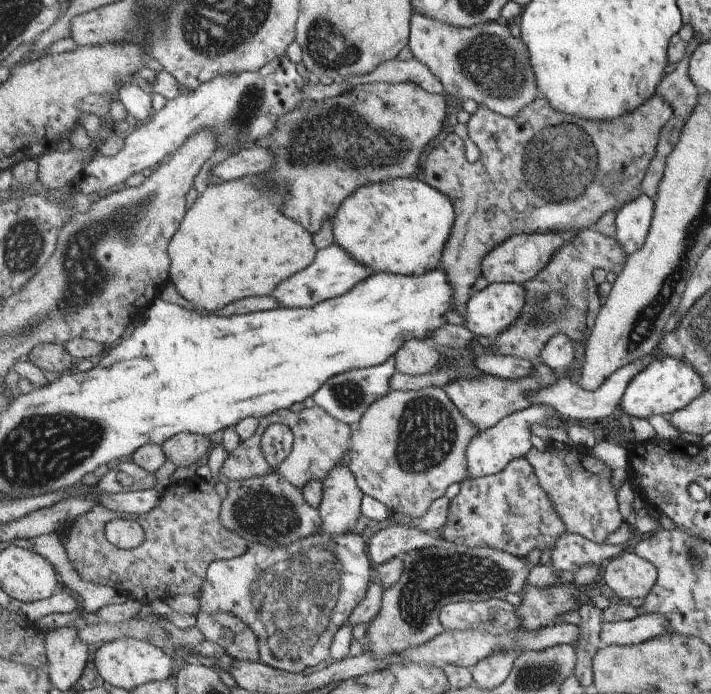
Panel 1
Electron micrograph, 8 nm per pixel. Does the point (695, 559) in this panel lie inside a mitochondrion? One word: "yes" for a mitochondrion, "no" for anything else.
yes

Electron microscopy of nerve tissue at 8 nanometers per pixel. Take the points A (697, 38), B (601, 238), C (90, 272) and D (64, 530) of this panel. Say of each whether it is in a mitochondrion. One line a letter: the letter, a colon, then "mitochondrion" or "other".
A: other
B: other
C: mitochondrion
D: other

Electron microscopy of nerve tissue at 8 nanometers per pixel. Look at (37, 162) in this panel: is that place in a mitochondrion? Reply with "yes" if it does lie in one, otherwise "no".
no

